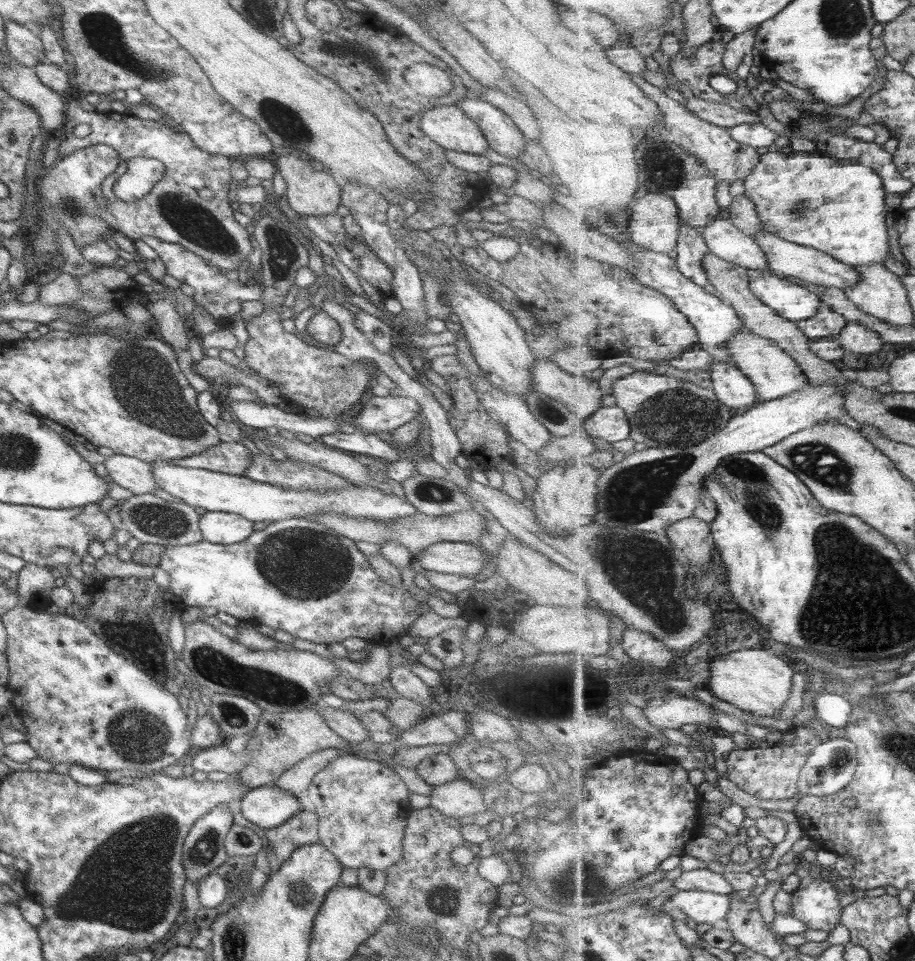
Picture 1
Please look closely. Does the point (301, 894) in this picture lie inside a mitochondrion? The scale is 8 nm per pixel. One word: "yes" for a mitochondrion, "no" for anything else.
yes

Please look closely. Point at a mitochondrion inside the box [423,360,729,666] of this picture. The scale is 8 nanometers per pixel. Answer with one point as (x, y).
(640, 567)

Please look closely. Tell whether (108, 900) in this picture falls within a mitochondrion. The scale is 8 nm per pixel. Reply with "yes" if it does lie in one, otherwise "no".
yes

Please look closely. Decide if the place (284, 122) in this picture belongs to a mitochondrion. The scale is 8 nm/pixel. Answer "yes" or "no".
yes

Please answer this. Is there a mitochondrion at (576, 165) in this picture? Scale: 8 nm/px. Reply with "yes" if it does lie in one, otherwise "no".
no

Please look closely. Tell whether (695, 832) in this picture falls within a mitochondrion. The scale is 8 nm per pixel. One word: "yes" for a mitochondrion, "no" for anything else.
no

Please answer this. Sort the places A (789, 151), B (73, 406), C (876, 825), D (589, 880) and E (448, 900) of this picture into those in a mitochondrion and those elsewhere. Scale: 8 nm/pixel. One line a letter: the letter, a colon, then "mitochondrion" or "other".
A: other
B: other
C: mitochondrion
D: mitochondrion
E: mitochondrion

